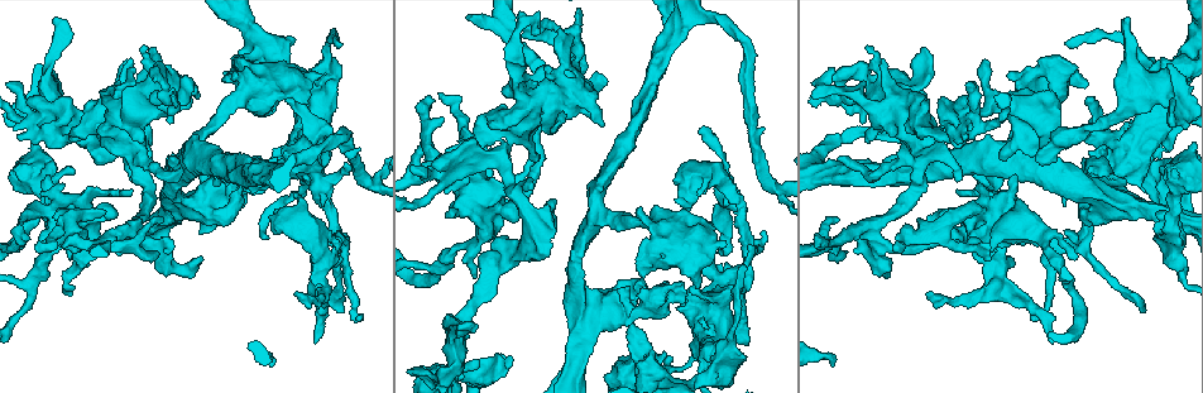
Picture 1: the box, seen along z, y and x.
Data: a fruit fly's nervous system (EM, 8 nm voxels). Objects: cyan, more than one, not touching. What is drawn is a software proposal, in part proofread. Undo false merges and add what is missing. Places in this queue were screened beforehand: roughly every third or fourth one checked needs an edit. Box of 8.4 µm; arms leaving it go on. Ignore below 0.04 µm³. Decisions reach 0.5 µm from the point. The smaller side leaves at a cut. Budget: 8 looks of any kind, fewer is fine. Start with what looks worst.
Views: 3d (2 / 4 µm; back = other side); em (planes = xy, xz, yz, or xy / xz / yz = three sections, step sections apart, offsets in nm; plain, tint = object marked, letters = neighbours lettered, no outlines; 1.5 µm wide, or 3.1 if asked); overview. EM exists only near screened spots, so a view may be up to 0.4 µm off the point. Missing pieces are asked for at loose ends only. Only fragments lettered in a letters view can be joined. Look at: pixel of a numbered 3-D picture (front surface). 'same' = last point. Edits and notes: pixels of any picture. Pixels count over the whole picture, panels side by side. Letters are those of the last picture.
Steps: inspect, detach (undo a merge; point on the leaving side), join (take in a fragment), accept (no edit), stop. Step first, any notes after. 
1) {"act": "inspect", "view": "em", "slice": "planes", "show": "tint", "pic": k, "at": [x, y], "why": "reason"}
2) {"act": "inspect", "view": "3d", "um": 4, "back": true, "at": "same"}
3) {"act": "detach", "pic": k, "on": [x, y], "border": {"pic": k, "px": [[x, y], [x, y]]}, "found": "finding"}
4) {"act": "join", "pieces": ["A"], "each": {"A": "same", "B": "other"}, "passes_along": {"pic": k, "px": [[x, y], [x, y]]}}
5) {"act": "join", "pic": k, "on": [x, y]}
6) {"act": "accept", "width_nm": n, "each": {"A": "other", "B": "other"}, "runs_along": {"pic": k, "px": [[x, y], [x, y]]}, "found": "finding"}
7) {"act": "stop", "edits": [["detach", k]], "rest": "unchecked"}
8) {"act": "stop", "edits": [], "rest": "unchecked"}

{"act": "inspect", "view": "em", "slice": "planes", "show": "plain", "pic": 1, "at": [986, 60], "why": "free end"}

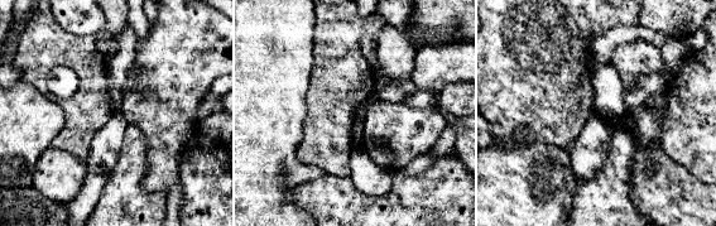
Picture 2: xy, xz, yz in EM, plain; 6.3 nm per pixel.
{"act": "inspect", "view": "em", "slice": "planes", "show": "tint", "at": "same", "why": "with the object marked"}

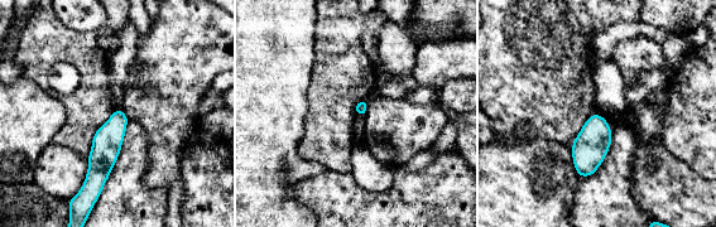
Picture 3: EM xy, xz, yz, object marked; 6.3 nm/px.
{"act": "inspect", "view": "em", "slice": "planes", "show": "letters", "at": "same"}

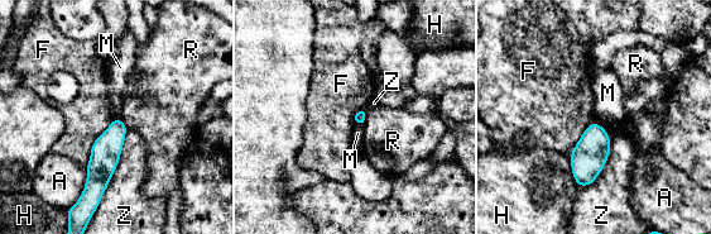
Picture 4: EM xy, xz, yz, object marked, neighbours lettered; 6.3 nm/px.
{"act": "accept", "each": {"A": "other", "F": "other", "H": "other", "M": "other", "R": "other", "Z": "other"}, "border": {"pic": 4, "px": [[605, 128], [591, 123], [570, 157]]}, "found": "none of them fits"}

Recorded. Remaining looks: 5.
{"act": "inspect", "view": "em", "slice": "planes", "show": "letters", "pic": 1, "at": [603, 78], "why": "an open end"}

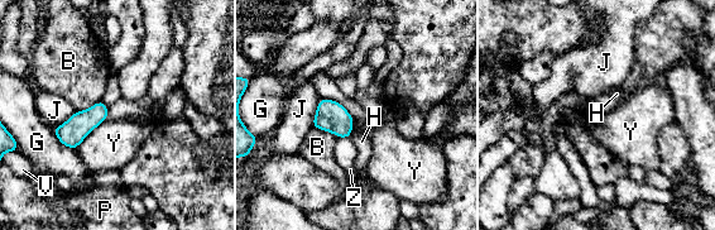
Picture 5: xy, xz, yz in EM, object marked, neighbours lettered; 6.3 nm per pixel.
{"act": "accept", "each": {"B": "other", "G": "other", "H": "other", "J": "other", "P": "other", "V": "other", "Y": "other", "Z": "other"}, "border": {"pic": 5, "px": [[108, 118], [75, 149]]}, "found": "none of them fits"}

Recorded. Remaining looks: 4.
{"act": "inspect", "view": "3d", "um": 4, "pic": 1, "at": [1001, 159], "why": "branch stops here"}

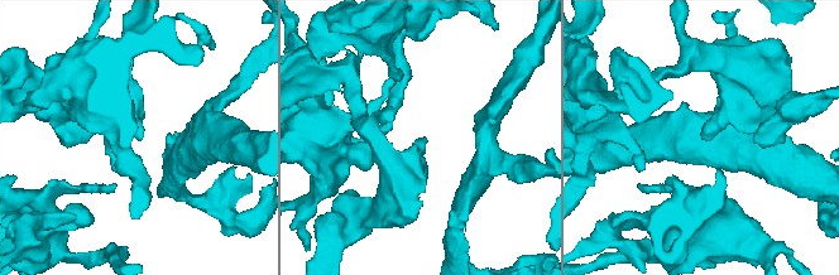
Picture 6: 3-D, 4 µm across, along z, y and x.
{"act": "inspect", "view": "em", "slice": "planes", "show": "letters", "pic": 6, "at": [702, 139], "why": "need the tissue"}

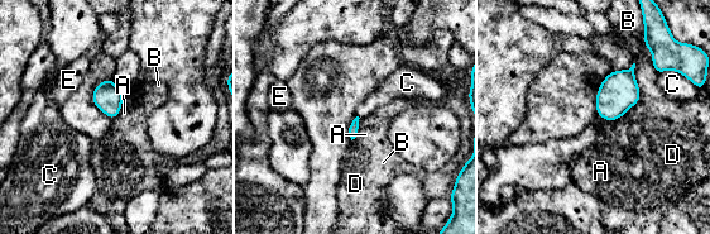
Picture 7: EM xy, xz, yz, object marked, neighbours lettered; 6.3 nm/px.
{"act": "accept", "each": {"A": "other", "B": "other", "C": "other", "D": "other", "E": "other"}, "found": "none of them fits"}

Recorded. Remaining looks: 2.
{"act": "stop", "edits": [], "rest": "unchecked"}

